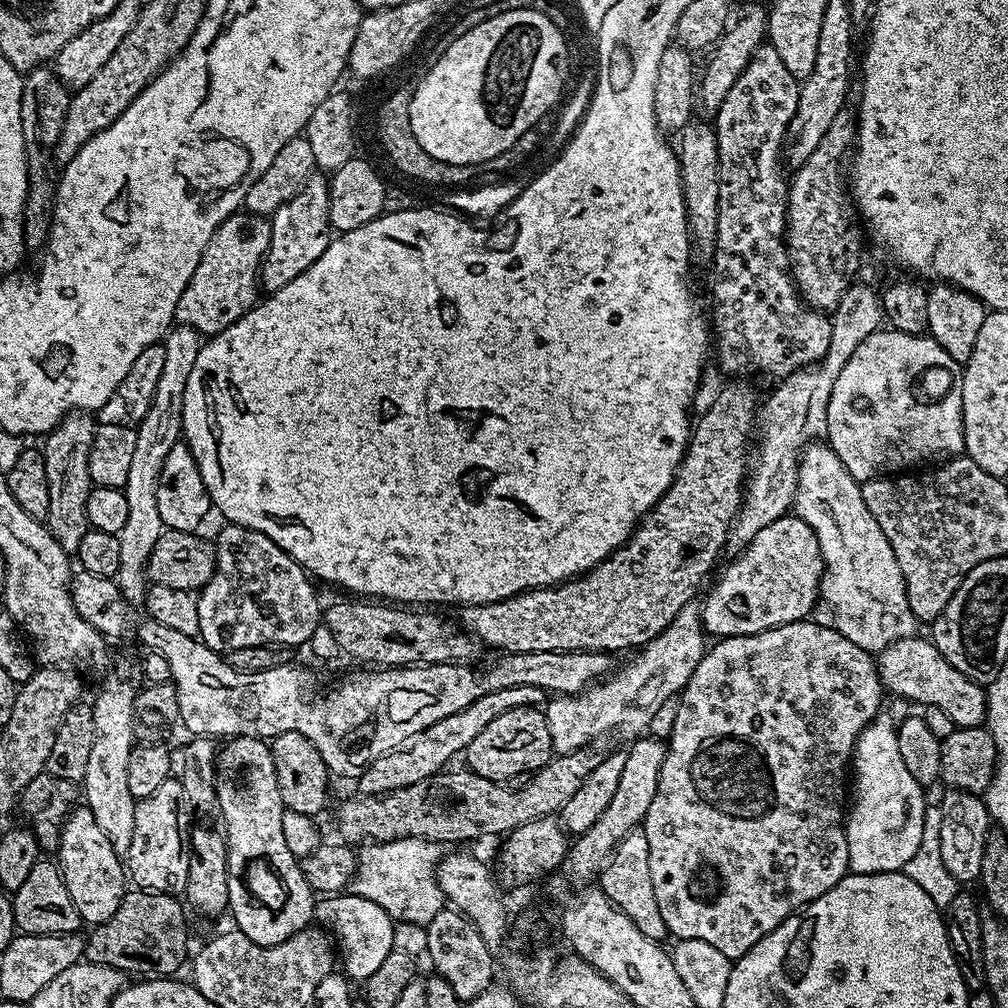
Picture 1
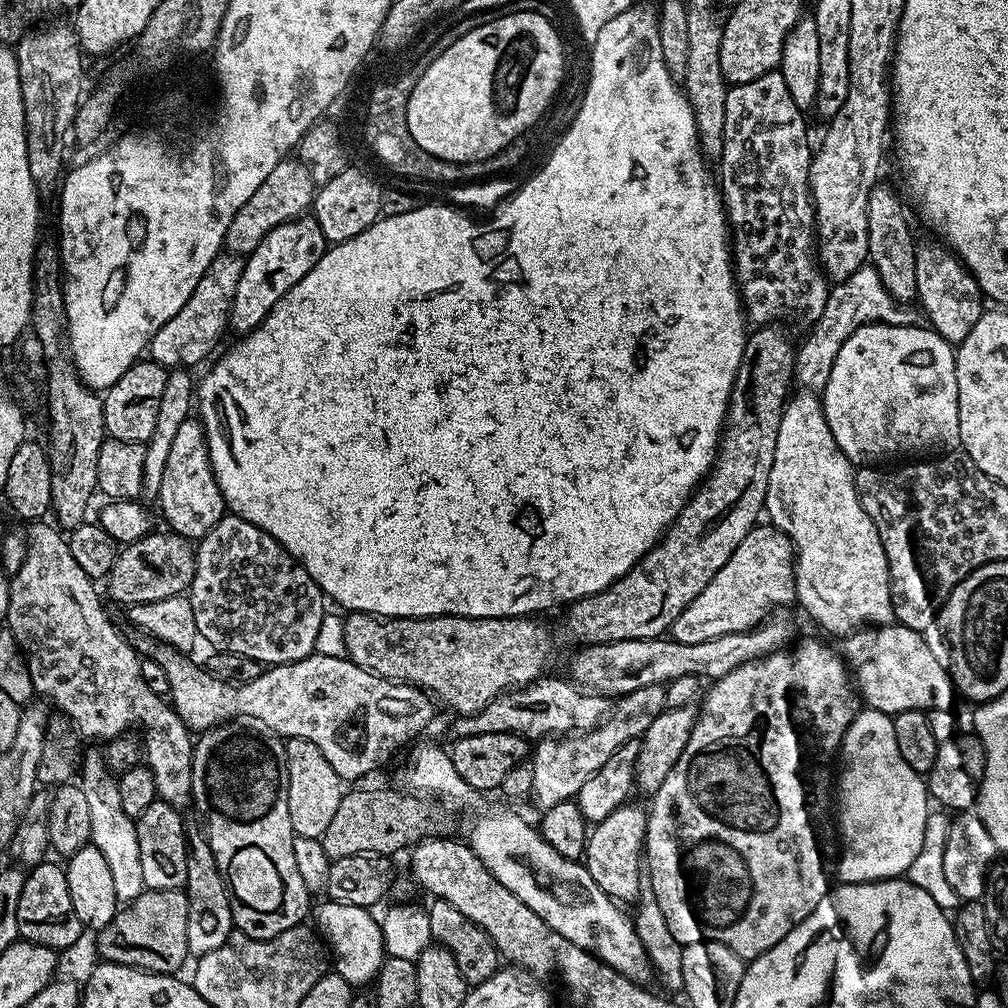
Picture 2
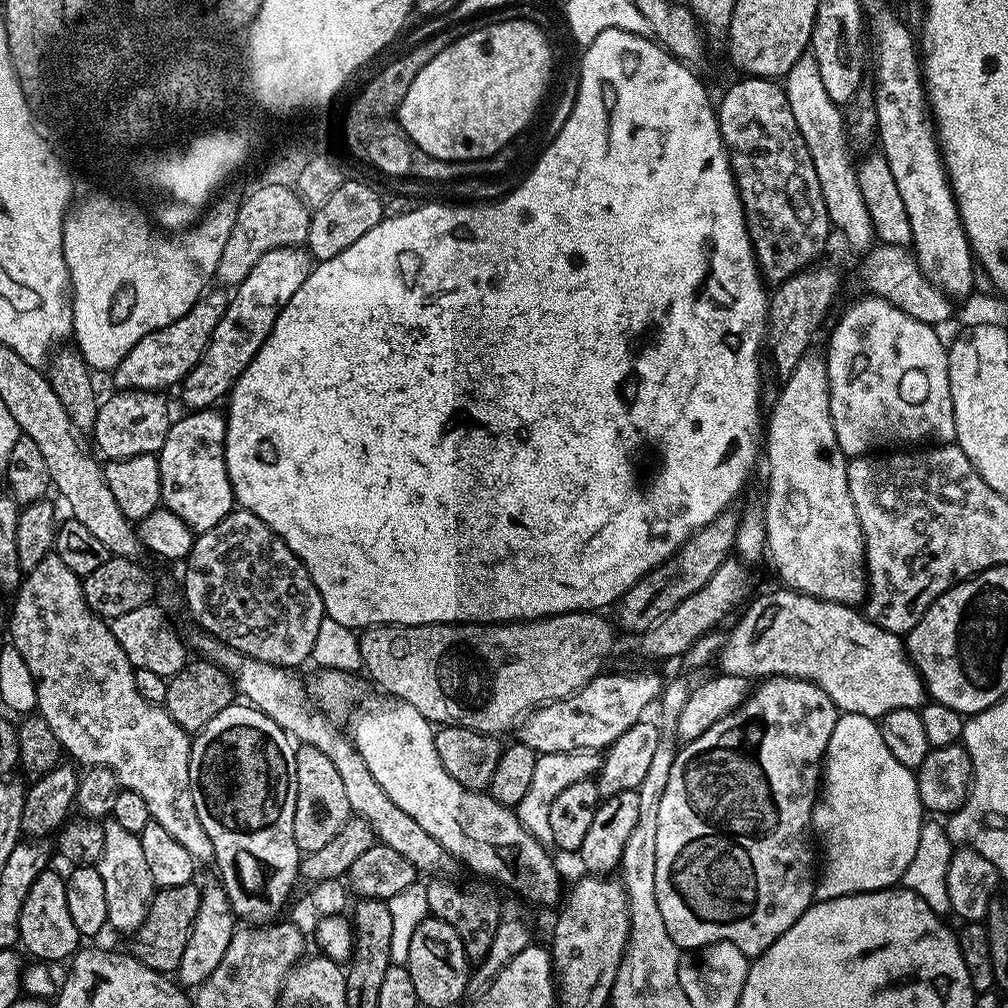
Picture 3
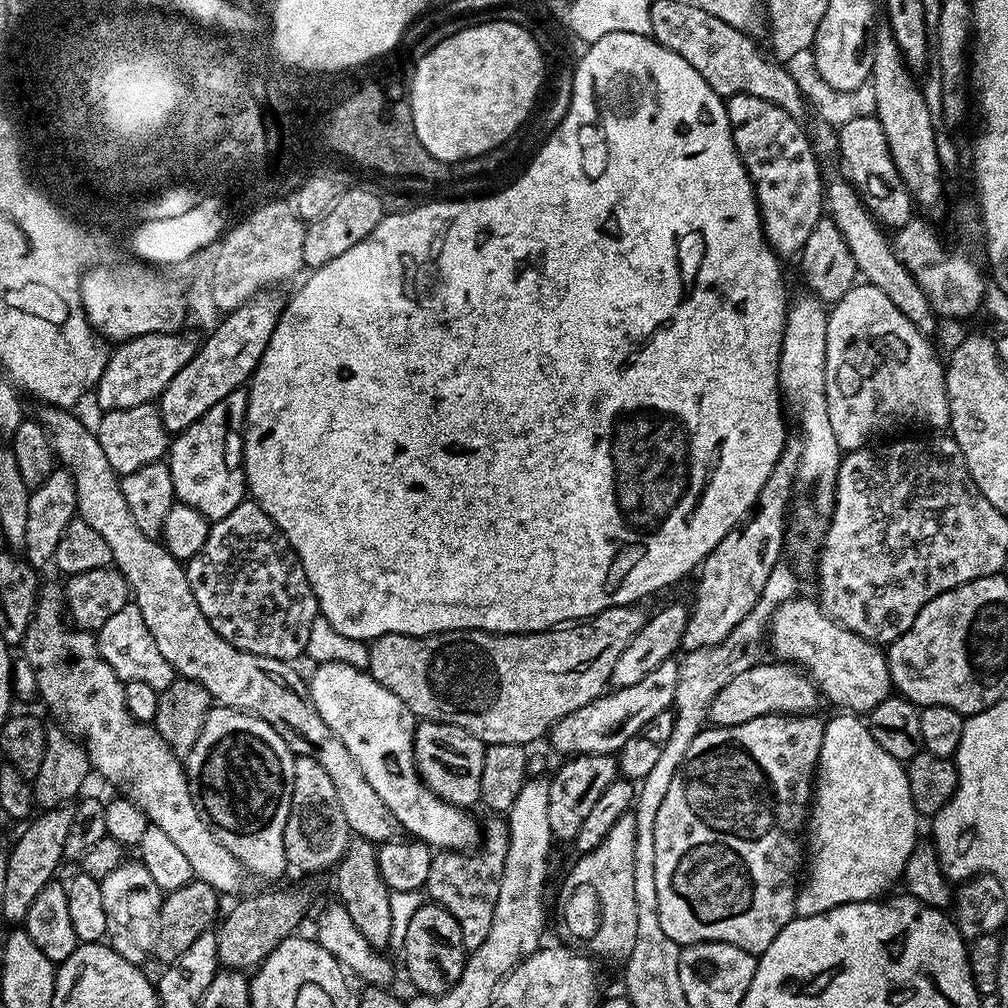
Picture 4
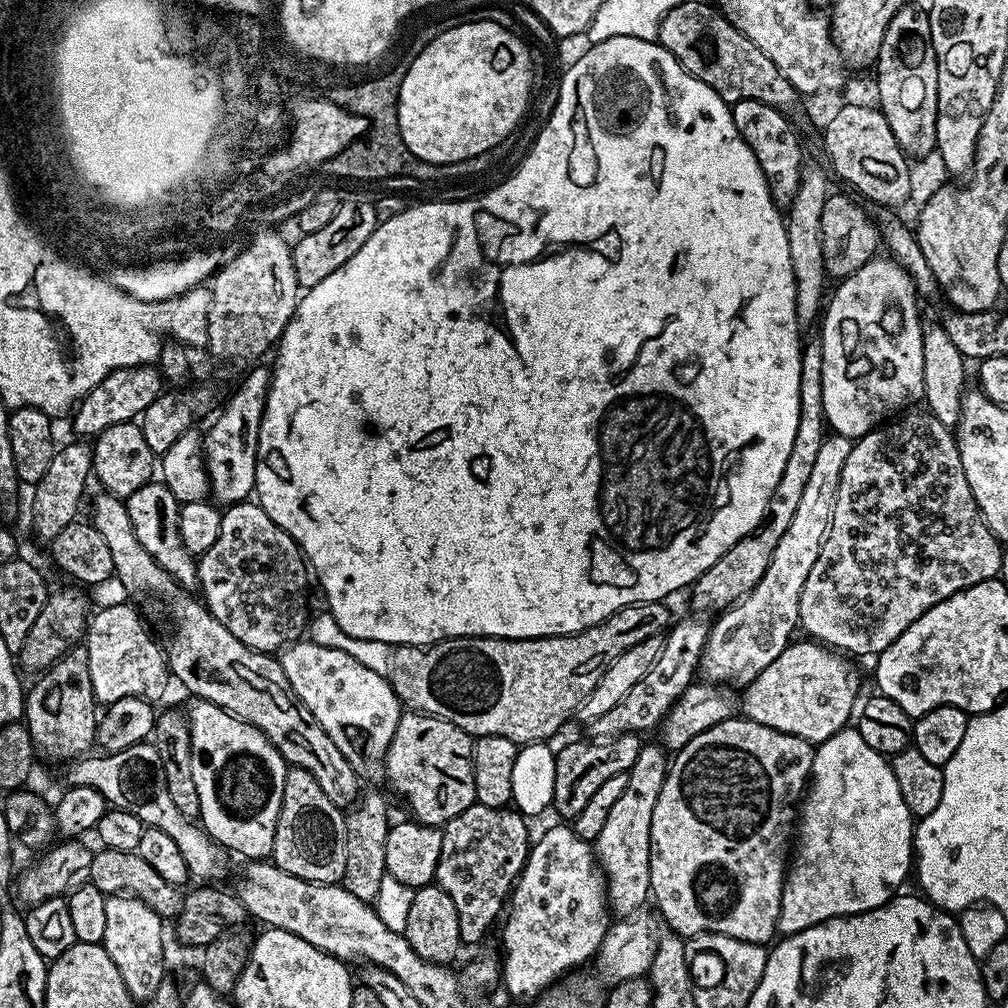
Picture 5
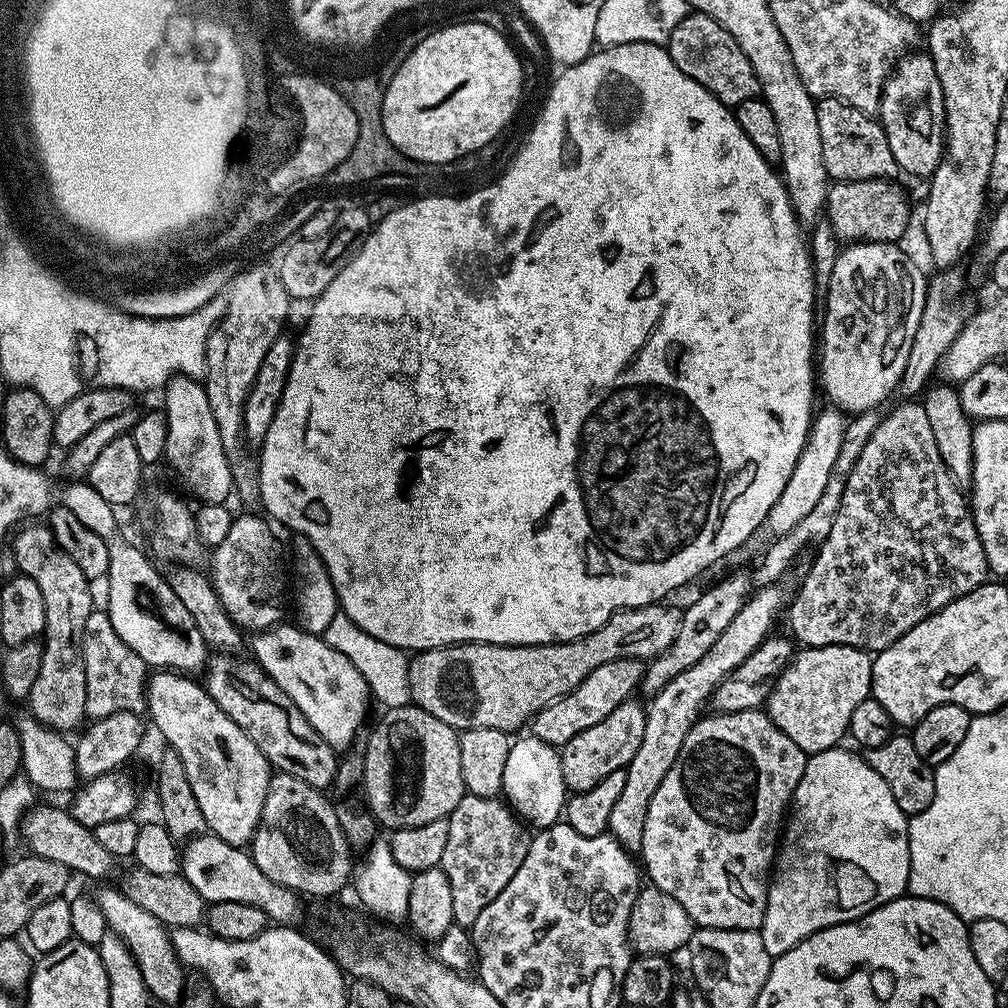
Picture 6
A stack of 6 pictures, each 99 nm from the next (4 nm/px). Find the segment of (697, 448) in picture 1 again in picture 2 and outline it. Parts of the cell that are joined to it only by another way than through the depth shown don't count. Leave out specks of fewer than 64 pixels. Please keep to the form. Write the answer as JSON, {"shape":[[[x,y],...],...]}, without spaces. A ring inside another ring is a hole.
{"shape":[[[760,326],[753,331],[746,343],[744,343],[744,353],[742,354],[742,362],[738,366],[738,374],[734,378],[734,386],[732,393],[728,399],[728,414],[724,417],[724,427],[718,451],[716,453],[716,463],[712,466],[712,471],[704,477],[699,488],[692,493],[692,497],[686,502],[686,506],[678,514],[678,518],[660,537],[658,543],[653,546],[640,561],[635,564],[626,575],[618,578],[618,582],[611,584],[606,590],[602,590],[593,596],[587,596],[581,600],[575,600],[573,604],[567,605],[568,612],[568,632],[576,640],[581,640],[581,645],[605,644],[606,642],[622,642],[623,640],[655,640],[663,637],[665,633],[671,629],[674,618],[678,618],[678,614],[682,614],[682,610],[686,610],[686,606],[690,606],[690,602],[694,602],[694,598],[698,598],[698,594],[702,594],[702,590],[706,590],[706,586],[714,578],[714,574],[718,574],[718,570],[722,570],[722,566],[726,566],[726,562],[730,558],[730,554],[734,554],[734,550],[738,550],[738,542],[742,542],[742,538],[746,538],[746,534],[757,523],[756,520],[762,516],[764,512],[764,499],[766,498],[766,490],[768,489],[768,479],[770,478],[770,466],[774,466],[774,446],[778,442],[778,426],[782,422],[782,414],[784,413],[784,405],[790,399],[790,391],[788,387],[793,387],[794,373],[796,371],[796,348],[794,344],[788,341],[788,336],[783,332],[780,326]]]}

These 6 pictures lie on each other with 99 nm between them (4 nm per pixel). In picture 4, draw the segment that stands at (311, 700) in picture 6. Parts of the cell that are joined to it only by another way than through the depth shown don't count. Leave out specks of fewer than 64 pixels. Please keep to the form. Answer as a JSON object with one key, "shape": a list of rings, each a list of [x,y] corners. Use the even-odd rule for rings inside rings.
{"shape":[[[330,662],[329,664],[318,664],[311,669],[312,676],[308,680],[308,696],[314,702],[318,714],[322,714],[322,722],[342,738],[346,750],[354,754],[354,762],[362,766],[362,774],[366,774],[366,782],[374,786],[378,798],[390,806],[394,818],[398,818],[401,829],[409,837],[422,840],[425,844],[436,850],[447,850],[449,852],[467,852],[475,849],[482,840],[482,824],[475,820],[471,811],[459,808],[453,804],[446,803],[438,798],[428,789],[428,785],[420,779],[416,766],[416,755],[414,754],[414,734],[416,733],[417,717],[398,698],[398,694],[390,694],[386,686],[382,686],[368,675],[367,671],[346,666],[342,662]]]}

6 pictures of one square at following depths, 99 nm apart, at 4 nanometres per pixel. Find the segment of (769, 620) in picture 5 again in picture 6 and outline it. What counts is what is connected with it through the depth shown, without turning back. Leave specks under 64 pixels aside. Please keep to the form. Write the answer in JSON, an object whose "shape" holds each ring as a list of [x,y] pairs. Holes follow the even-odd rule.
{"shape":[[[879,407],[859,412],[849,419],[846,432],[843,434],[841,449],[838,450],[838,459],[834,462],[834,470],[830,470],[830,479],[826,481],[826,491],[822,493],[822,498],[818,498],[814,510],[810,510],[810,514],[806,514],[806,518],[802,518],[802,522],[798,522],[798,526],[794,526],[794,530],[790,530],[785,536],[779,536],[769,543],[772,545],[765,550],[764,557],[760,560],[760,569],[755,569],[754,572],[754,580],[757,585],[777,583],[781,579],[779,576],[795,562],[796,555],[807,544],[815,545],[828,537],[830,526],[834,526],[834,518],[838,514],[838,506],[842,502],[842,490],[846,490],[846,478],[850,478],[850,470],[854,470],[854,462],[858,462],[863,447],[874,434],[874,430],[884,421],[885,415],[885,409]]]}

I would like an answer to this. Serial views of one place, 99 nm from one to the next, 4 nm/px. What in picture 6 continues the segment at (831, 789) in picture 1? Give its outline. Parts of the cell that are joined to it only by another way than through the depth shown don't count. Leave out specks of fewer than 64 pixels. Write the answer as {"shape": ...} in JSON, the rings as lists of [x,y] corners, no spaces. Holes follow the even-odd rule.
{"shape":[[[742,710],[711,715],[697,720],[690,734],[686,734],[686,742],[682,742],[682,750],[678,750],[670,774],[666,774],[662,786],[654,790],[638,852],[647,879],[648,876],[652,879],[649,880],[651,887],[666,890],[666,894],[678,898],[693,925],[755,932],[766,918],[770,873],[782,825],[808,756],[774,726],[767,711]]]}

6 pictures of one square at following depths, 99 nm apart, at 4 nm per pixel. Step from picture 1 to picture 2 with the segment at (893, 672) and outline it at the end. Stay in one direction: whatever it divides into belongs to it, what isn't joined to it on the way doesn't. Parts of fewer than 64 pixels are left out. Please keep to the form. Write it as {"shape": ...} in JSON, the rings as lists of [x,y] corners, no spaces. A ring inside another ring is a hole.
{"shape":[[[905,624],[865,626],[843,637],[842,659],[854,681],[859,699],[867,707],[895,714],[906,710],[929,712],[930,710],[953,711],[952,703],[958,700],[952,680],[938,666],[934,654],[926,646],[923,635]]]}

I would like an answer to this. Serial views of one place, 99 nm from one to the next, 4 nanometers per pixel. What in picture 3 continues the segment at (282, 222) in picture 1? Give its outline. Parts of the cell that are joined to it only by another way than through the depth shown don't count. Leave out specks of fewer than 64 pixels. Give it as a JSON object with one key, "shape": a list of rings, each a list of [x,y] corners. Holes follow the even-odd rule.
{"shape":[[[300,246],[275,248],[254,262],[250,274],[246,274],[244,281],[235,285],[218,326],[214,326],[214,334],[202,358],[188,371],[179,385],[180,400],[185,404],[185,409],[211,408],[227,397],[242,370],[250,366],[254,354],[258,354],[262,342],[266,342],[272,333],[274,322],[286,302],[290,302],[290,298],[298,294],[298,286],[306,282],[309,271],[309,253]]]}

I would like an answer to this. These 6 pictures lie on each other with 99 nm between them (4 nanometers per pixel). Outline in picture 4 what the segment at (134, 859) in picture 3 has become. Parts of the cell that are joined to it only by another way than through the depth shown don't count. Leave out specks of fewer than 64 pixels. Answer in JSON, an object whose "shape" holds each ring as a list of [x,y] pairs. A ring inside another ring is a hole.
{"shape":[[[121,862],[100,881],[102,906],[106,910],[107,943],[126,962],[143,965],[147,956],[153,955],[156,946],[156,923],[165,893],[160,891],[158,882],[150,878],[150,870],[139,862]]]}

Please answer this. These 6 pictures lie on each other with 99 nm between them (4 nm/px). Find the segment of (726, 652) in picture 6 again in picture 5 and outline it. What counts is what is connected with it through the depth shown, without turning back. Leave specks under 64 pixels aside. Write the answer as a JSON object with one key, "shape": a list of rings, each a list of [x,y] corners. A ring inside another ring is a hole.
{"shape":[[[645,743],[626,778],[626,791],[616,799],[615,805],[602,826],[602,834],[594,841],[600,871],[606,877],[606,891],[611,911],[623,918],[643,909],[649,903],[650,886],[650,822],[658,794],[668,777],[670,756],[659,743]]]}

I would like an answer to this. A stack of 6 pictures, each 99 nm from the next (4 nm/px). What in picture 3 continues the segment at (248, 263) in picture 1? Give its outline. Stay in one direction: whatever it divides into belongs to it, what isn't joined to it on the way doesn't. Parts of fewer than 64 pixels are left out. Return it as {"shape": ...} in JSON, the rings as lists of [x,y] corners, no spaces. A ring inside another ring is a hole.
{"shape":[[[205,291],[200,301],[186,314],[173,318],[169,324],[164,324],[156,332],[146,334],[142,342],[138,342],[122,358],[122,362],[114,369],[117,389],[141,388],[147,392],[168,390],[168,387],[179,385],[187,376],[188,371],[202,358],[210,338],[214,334],[214,326],[222,318],[230,296],[227,291]]]}

